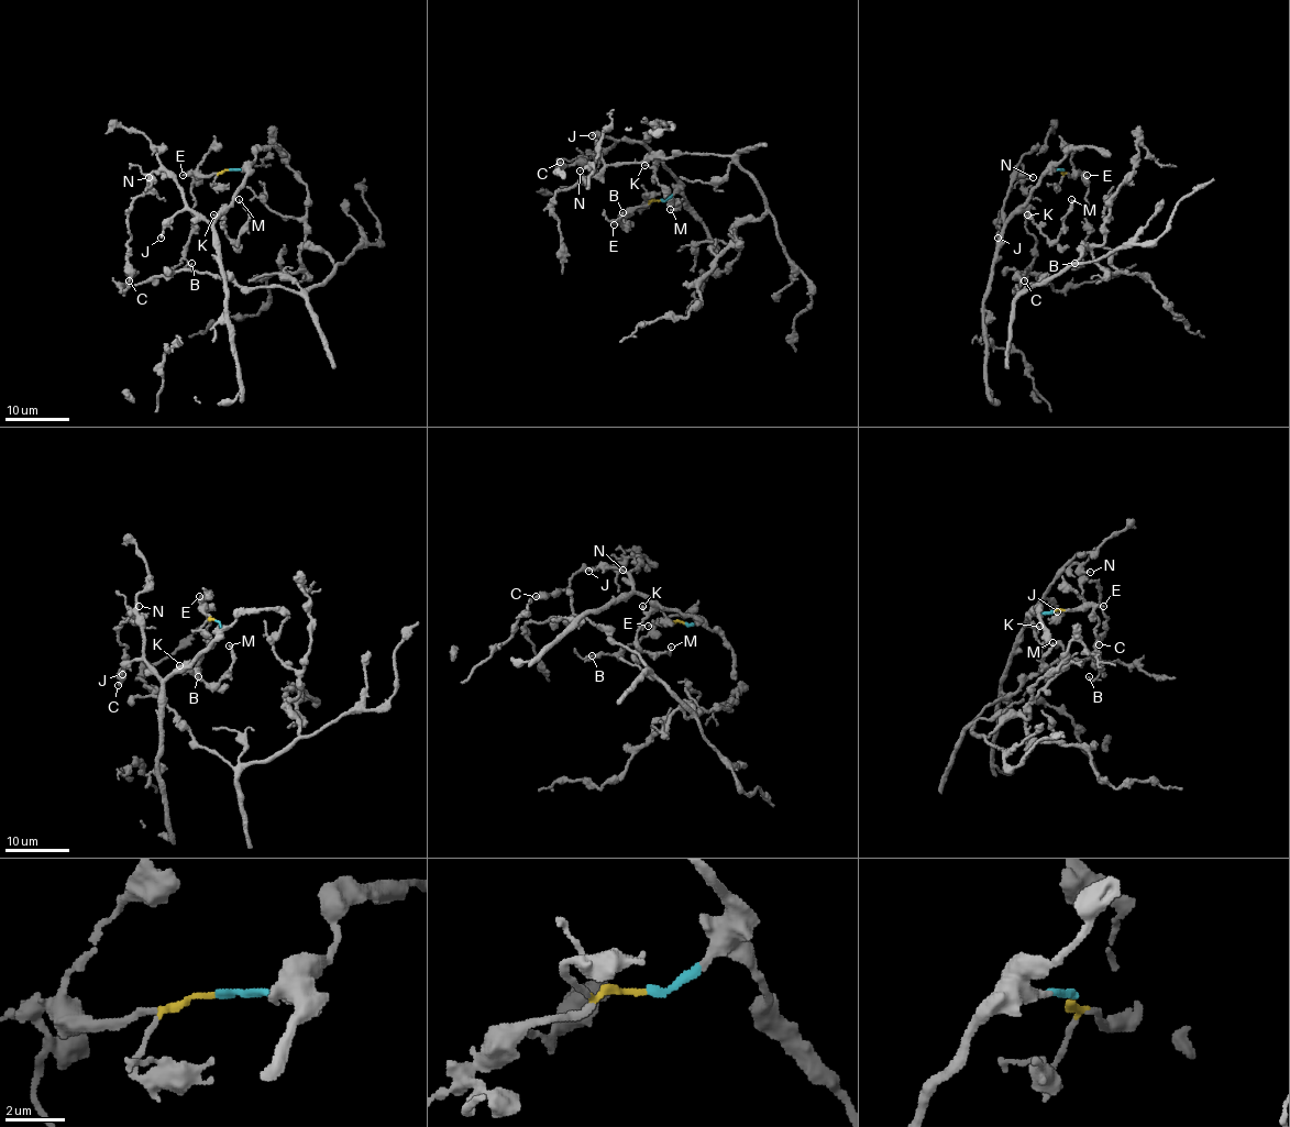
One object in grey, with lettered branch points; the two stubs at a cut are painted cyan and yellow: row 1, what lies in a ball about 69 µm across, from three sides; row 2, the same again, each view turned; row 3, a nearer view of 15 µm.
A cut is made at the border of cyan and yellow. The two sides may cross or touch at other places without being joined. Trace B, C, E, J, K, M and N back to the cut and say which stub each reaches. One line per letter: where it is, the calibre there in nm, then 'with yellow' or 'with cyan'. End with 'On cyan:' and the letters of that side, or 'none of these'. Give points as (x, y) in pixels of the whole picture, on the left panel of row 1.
B: place (191, 263); calibre 130 nm; with yellow
C: place (129, 280); calibre 220 nm; with cyan
E: place (183, 175); calibre 200 nm; with yellow
J: place (161, 238); calibre 200 nm; with cyan
K: place (213, 214); calibre 180 nm; with cyan
M: place (239, 199); calibre 180 nm; with cyan
N: place (149, 177); calibre 120 nm; with cyan
On cyan: C, J, K, M, N

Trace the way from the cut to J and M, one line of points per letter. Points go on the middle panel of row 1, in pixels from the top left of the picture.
J: (660, 200), (673, 192), (677, 181), (642, 143), (592, 136)
M: (660, 200), (673, 192), (677, 181), (660, 162), (655, 166), (657, 183), (680, 201), (673, 210), (670, 208)

